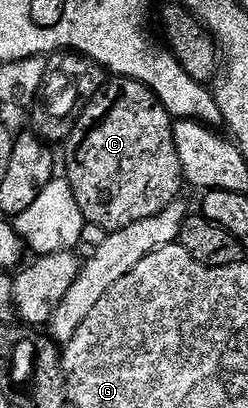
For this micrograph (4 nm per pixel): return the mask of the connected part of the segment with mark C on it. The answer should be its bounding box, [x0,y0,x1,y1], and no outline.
[64,76,182,231]

